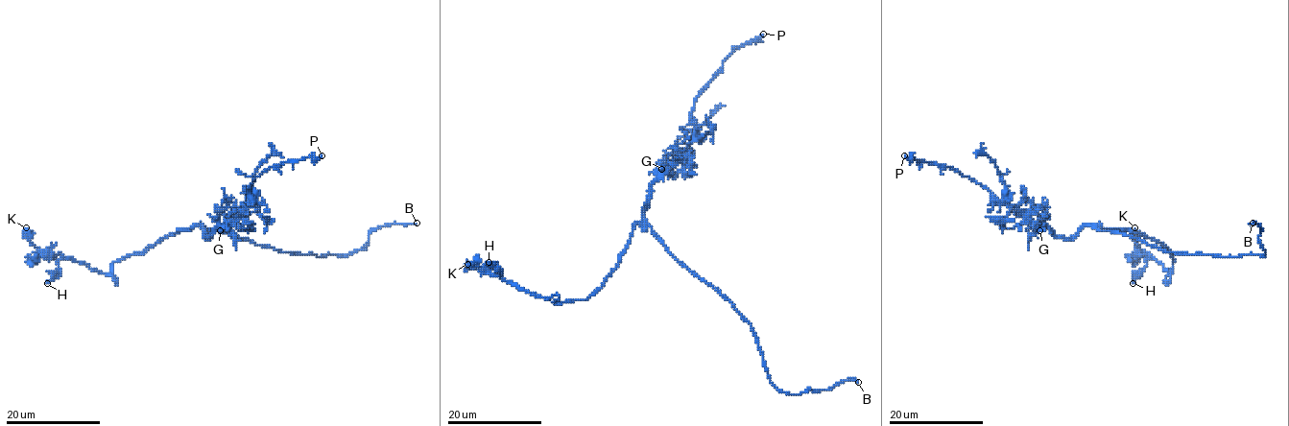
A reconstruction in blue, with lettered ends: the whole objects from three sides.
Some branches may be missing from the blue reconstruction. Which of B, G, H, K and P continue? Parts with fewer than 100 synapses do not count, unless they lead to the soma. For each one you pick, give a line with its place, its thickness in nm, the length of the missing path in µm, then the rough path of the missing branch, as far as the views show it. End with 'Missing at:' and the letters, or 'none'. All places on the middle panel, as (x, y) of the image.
B: place (858, 382); calibre 240 nm; missing 4 µm; course (858, 382), (862, 393)
Missing at: B

